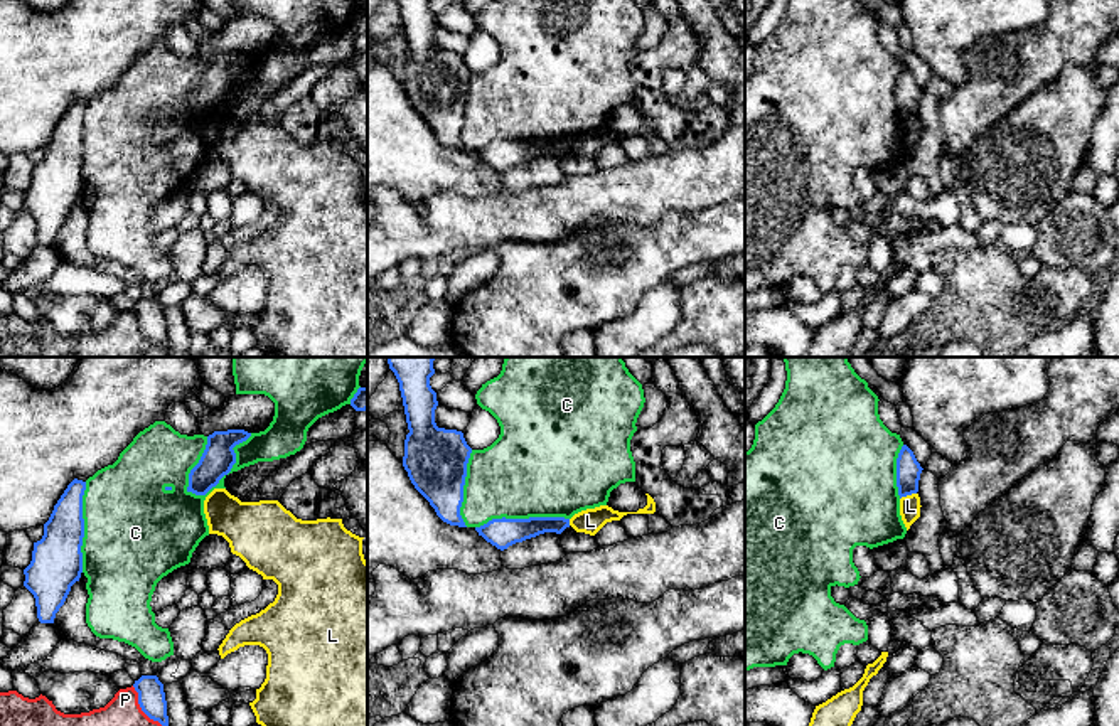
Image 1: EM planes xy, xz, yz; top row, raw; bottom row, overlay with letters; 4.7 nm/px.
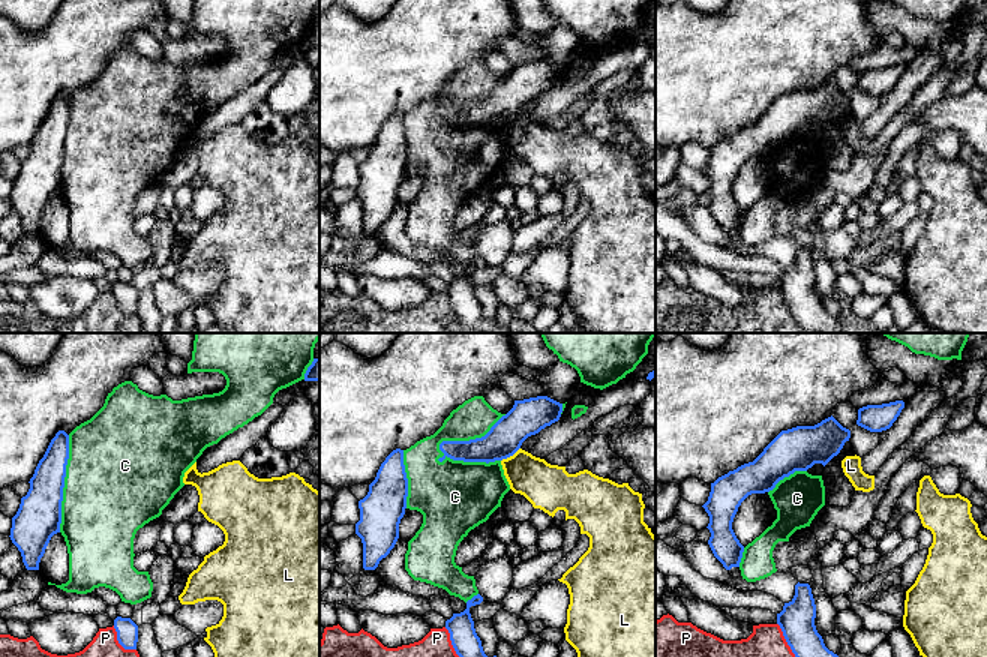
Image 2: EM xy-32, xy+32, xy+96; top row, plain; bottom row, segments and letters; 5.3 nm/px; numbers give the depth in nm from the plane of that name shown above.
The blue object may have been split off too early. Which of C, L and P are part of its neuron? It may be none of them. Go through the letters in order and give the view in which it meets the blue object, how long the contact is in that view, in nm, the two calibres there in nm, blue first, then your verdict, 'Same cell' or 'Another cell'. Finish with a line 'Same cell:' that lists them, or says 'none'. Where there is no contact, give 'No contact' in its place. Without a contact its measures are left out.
C: Touches blue in xy. Shared border 420 nm. Thickness 160 nm (blue) against 190 nm. Another cell
L: Touches blue in yz. Shared border 90 nm. Thickness 120 nm (blue) against 100 nm. Another cell
P: Touches blue in xy. Shared border 240 nm. Thickness 130 nm (blue) against 160 nm. Another cell
Same cell: none

